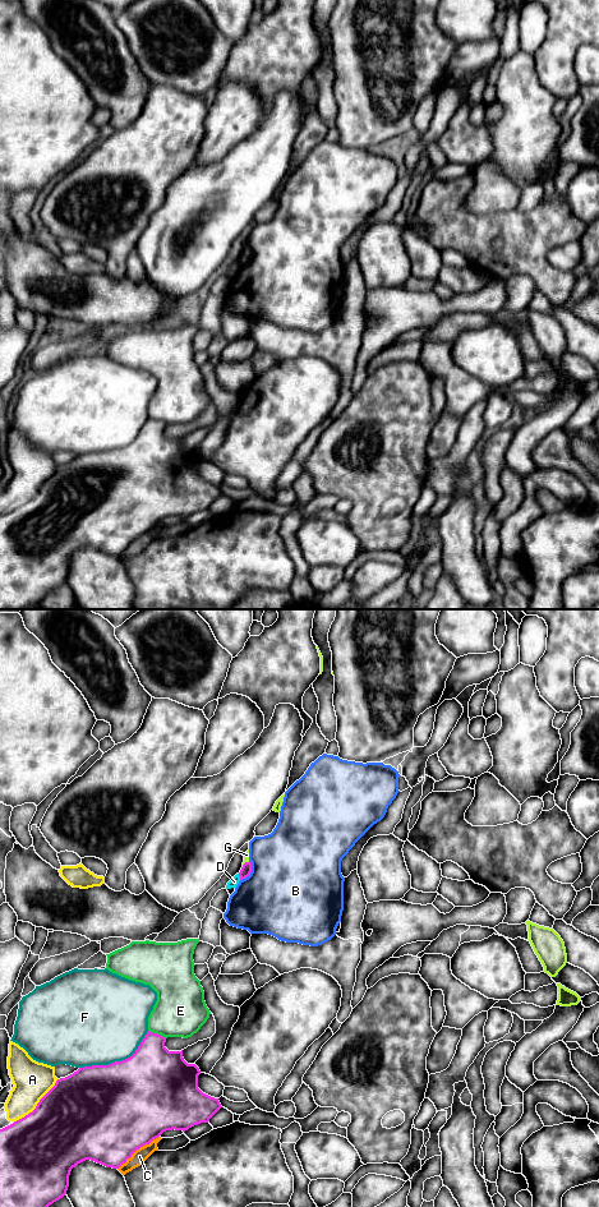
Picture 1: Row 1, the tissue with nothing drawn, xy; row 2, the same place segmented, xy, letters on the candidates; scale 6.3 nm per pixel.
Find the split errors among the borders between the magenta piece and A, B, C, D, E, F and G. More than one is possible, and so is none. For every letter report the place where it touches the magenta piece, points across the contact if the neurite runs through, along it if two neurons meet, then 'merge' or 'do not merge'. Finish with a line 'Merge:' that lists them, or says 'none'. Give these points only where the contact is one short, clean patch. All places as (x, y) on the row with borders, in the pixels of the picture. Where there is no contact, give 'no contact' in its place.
A: contact xy (37, 1104); do not merge
B: contact xy (250, 871); do not merge
C: contact xy (138, 1148); do not merge
D: contact xy (239, 875); border xy (238, 874), (240, 879); do not merge
E: contact xy (156, 1033); do not merge
F: contact xy (116, 1062); do not merge
G: contact xy (245, 862); border xy (249, 861), (243, 865); do not merge
Merge: none

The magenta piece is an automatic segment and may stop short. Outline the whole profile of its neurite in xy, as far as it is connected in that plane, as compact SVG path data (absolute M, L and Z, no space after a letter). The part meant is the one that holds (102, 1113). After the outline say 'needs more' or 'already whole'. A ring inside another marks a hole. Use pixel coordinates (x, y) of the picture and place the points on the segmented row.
M147 1032L135 1052L109 1065L79 1068L60 1078L24 1118L0 1129L0 1207L49 1207L66 1194L69 1175L78 1164L91 1160L119 1169L140 1147L166 1130L188 1130L209 1119L222 1107L218 1098L198 1088L199 1068L188 1064L181 1051L169 1051L166 1037Z; already whole

